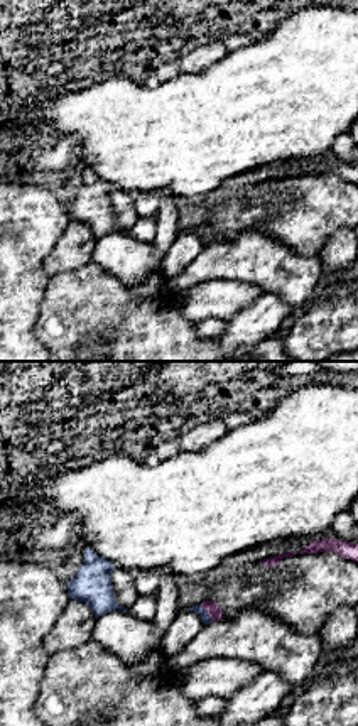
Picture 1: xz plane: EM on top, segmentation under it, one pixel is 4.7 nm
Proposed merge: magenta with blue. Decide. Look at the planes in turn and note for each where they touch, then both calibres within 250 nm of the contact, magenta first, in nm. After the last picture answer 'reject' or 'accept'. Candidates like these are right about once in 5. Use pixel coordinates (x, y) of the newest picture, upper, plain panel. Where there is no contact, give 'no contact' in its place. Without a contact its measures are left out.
contact (208, 235); calibres 70 and 50 nm

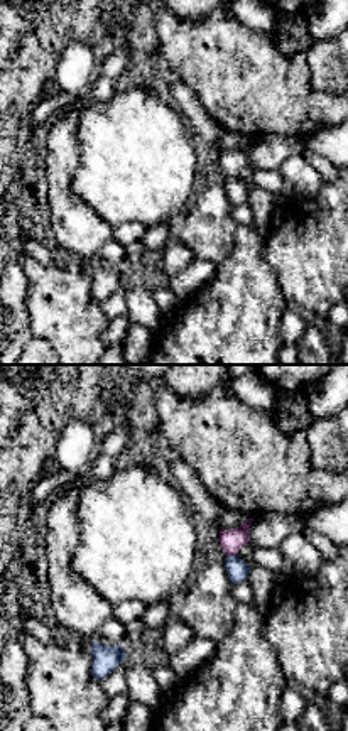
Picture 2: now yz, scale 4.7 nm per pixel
contact (232, 176); calibres 110 and 110 nm

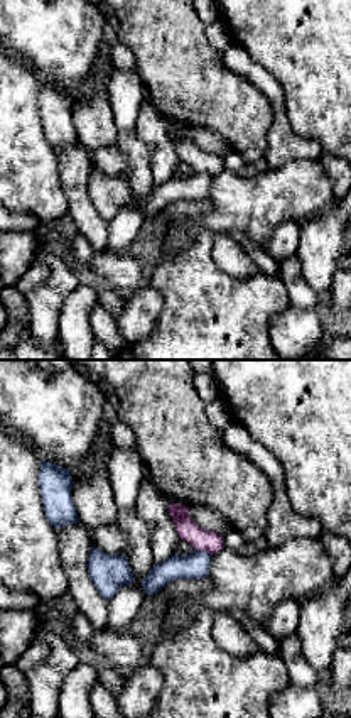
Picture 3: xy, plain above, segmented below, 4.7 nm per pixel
contact (203, 171); calibres 110 and 130 nm

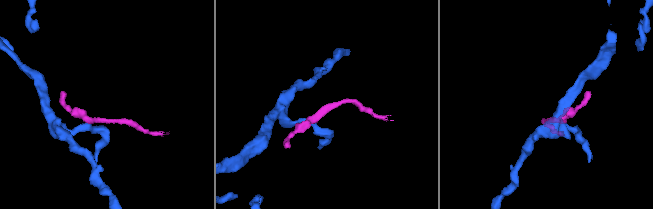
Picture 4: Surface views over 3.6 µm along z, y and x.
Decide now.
reject

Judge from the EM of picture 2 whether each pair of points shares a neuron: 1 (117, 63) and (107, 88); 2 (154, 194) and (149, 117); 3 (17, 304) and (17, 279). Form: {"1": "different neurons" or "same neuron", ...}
{"1": "same neuron", "2": "same neuron", "3": "same neuron"}

